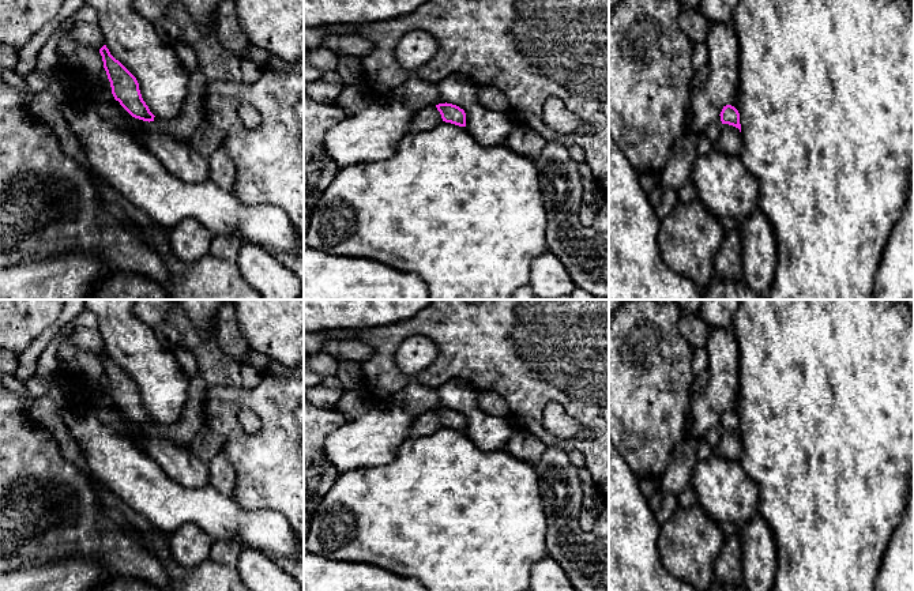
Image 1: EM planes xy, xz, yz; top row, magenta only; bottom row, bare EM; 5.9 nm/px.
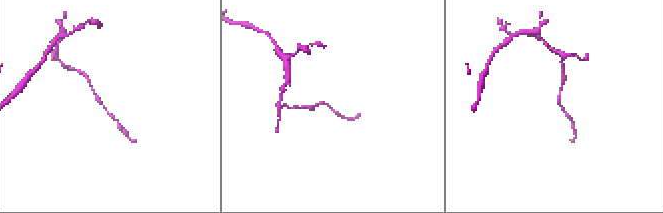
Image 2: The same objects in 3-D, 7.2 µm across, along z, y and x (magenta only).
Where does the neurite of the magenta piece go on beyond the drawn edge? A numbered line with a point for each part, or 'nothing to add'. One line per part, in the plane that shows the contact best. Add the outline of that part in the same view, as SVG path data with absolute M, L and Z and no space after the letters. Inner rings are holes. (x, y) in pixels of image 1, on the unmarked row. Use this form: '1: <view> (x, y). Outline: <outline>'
nothing to add

